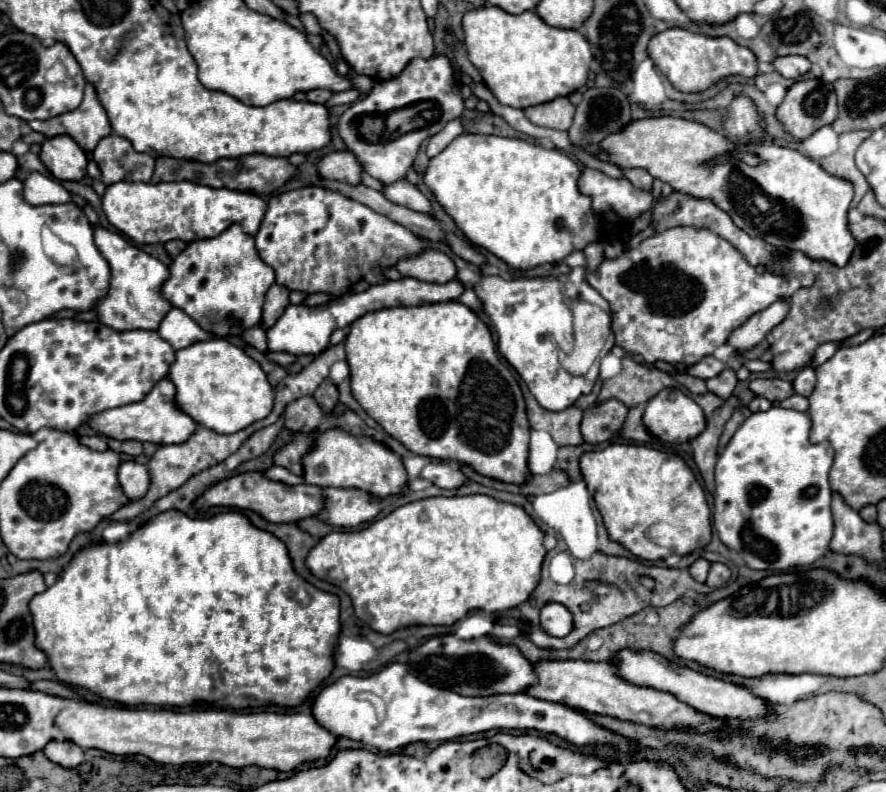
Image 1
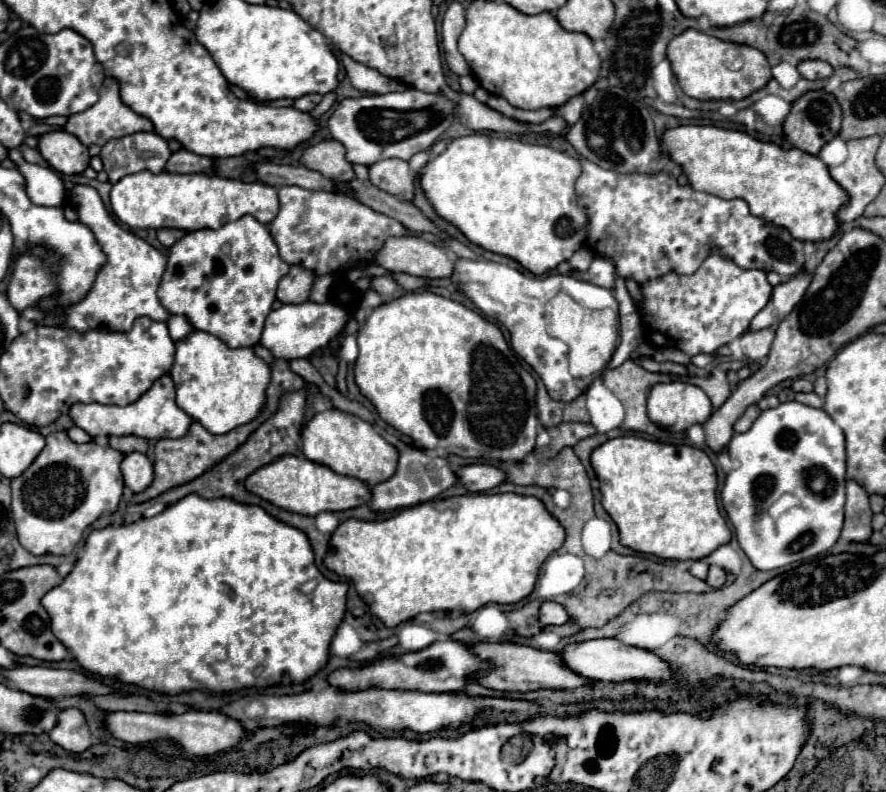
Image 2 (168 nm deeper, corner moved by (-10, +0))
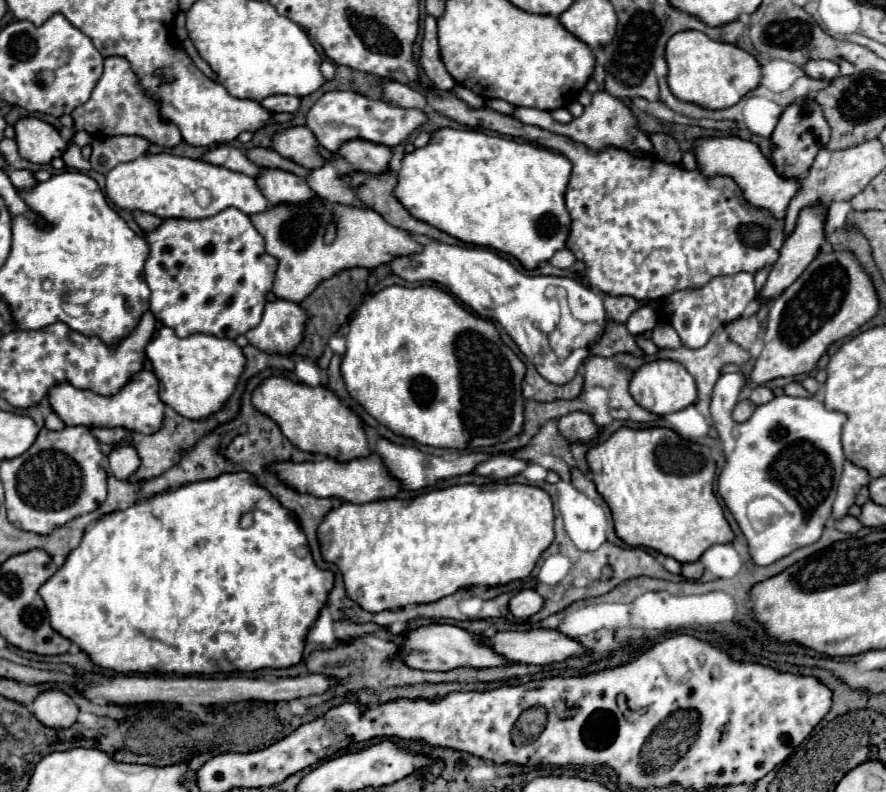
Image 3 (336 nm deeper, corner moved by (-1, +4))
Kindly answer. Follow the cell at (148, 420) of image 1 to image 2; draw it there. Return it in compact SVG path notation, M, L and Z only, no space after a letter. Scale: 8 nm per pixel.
M170 375L160 377L138 401L118 407L118 405L102 405L102 403L76 403L70 407L70 417L74 423L90 433L92 437L98 435L136 435L142 439L164 439L164 437L184 437L188 433L188 425L192 425L192 419L176 405L176 389Z

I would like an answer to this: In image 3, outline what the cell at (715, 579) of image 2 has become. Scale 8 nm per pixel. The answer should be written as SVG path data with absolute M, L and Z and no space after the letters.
M693 561L693 563L683 563L681 565L681 575L685 579L693 579L697 581L703 575L703 563L701 561Z

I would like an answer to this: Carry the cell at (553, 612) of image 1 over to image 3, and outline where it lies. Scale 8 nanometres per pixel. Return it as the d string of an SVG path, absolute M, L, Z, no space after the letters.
M523 589L509 601L509 611L519 619L529 619L543 607L543 597L535 589Z

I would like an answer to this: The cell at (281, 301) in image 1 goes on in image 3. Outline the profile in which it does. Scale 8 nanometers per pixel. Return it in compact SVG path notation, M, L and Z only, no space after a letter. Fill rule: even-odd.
M313 197L305 203L277 203L267 207L263 213L251 215L251 223L265 237L265 249L271 257L279 261L273 293L279 299L287 299L293 303L301 303L321 281L353 267L375 269L385 265L393 257L419 253L421 245L415 243L403 229L395 229L375 209L369 207L353 207L353 205L331 205L331 201L323 201ZM327 227L335 227L335 239L325 243ZM291 239L313 239L299 247L299 243L289 243Z

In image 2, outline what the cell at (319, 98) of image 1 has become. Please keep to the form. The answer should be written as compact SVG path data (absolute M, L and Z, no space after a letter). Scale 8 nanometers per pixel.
M314 93L314 95L304 95L304 97L300 97L300 99L294 103L294 107L300 109L300 111L312 111L320 101L322 101L322 97L320 97L318 93Z

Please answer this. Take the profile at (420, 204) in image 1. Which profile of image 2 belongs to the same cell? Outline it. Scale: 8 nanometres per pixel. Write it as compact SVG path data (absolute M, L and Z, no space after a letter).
M386 159L380 163L374 163L368 167L370 169L370 183L402 201L412 203L414 197L414 181L416 177L412 175L410 167L406 161L400 159Z

